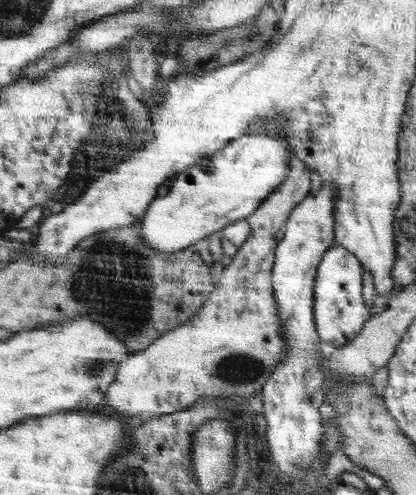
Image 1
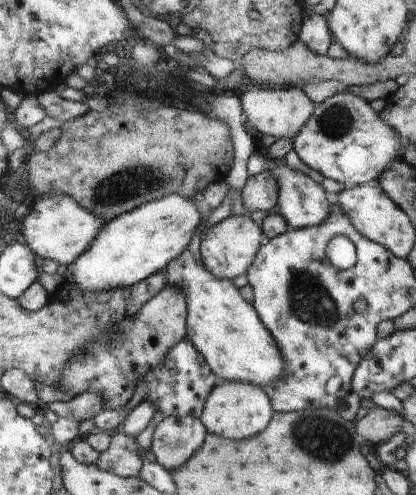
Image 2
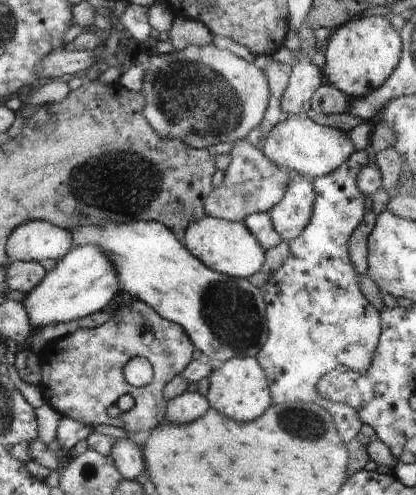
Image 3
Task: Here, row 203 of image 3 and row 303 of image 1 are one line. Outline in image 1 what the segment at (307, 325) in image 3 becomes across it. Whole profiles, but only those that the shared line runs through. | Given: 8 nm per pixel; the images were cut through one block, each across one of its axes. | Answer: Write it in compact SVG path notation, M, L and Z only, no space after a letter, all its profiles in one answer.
M333 244L333 248L325 254L323 266L319 266L319 278L315 288L315 322L323 344L331 344L335 350L349 346L359 338L373 312L365 300L365 270L363 264L351 250Z

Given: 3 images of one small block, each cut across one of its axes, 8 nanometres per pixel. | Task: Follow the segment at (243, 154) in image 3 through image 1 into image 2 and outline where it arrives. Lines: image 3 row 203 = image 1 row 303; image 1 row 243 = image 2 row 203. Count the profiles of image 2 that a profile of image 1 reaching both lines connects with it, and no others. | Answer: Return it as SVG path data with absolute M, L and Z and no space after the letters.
M261 172L257 176L251 176L243 198L247 202L247 208L255 210L255 212L273 212L279 206L281 200L281 182L273 172Z

